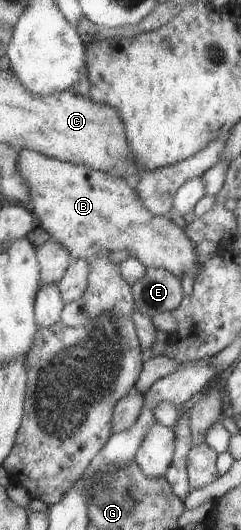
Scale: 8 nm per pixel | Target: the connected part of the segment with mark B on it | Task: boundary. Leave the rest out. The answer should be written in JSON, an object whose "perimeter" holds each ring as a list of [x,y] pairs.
{"perimeter":[[[19,149],[17,166],[29,187],[27,209],[35,212],[40,226],[65,247],[73,259],[89,261],[103,251],[127,250],[147,269],[161,267],[180,280],[184,274],[196,277],[201,266],[195,263],[199,256],[195,244],[167,214],[151,214],[125,178],[29,149]]]}

